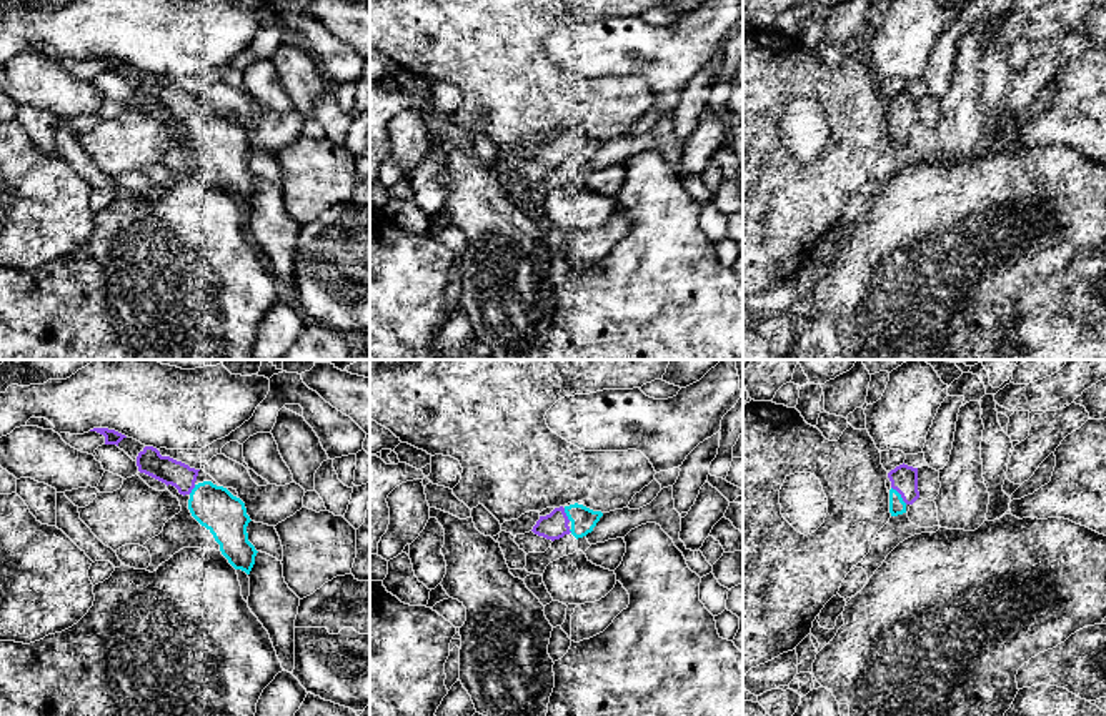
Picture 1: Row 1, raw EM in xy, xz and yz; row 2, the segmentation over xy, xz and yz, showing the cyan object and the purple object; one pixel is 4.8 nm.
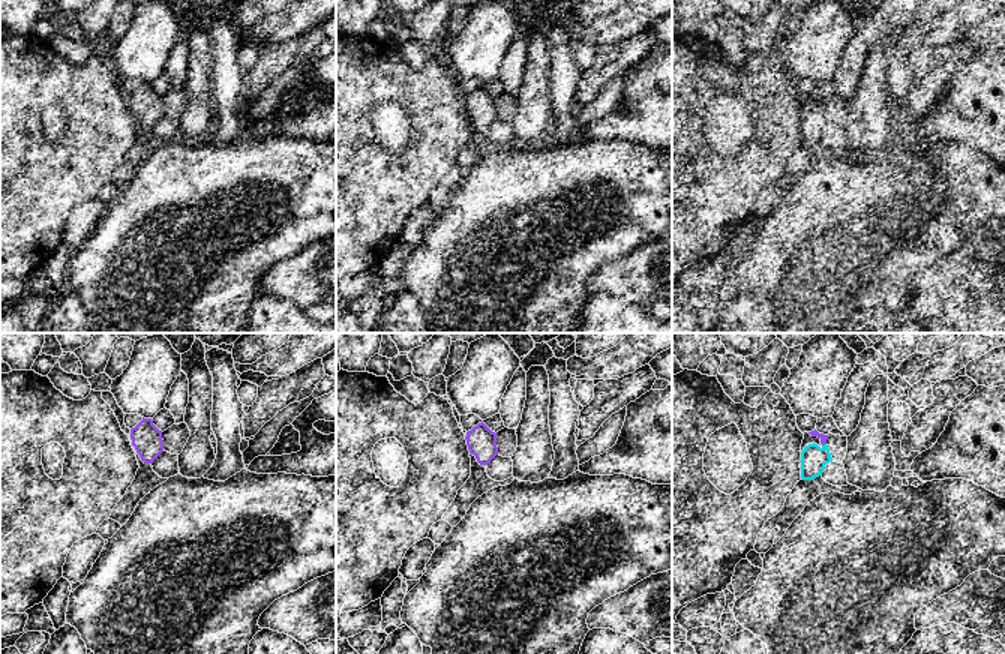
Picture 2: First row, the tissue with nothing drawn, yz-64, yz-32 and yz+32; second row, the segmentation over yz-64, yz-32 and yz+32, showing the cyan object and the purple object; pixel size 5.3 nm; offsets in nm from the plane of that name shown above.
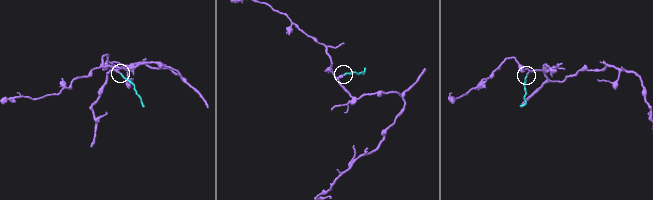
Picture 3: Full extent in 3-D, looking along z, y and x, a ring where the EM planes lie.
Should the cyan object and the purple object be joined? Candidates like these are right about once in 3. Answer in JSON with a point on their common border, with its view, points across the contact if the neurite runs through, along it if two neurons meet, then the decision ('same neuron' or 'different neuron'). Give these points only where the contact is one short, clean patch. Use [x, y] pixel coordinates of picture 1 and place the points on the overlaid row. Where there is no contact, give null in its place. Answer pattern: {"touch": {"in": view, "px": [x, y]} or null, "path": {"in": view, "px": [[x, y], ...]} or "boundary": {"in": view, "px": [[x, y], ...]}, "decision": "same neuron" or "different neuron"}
{"touch": {"in": "yz", "px": [900, 495]}, "decision": "same neuron"}

